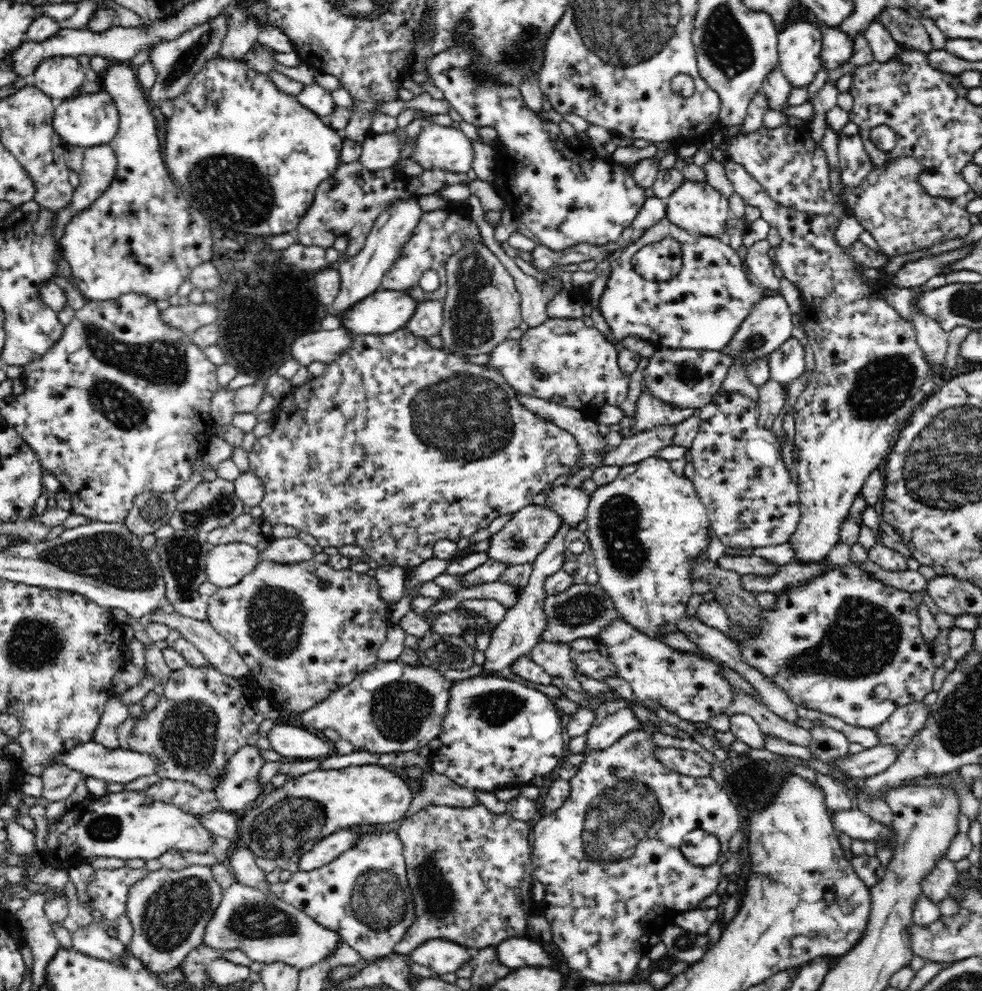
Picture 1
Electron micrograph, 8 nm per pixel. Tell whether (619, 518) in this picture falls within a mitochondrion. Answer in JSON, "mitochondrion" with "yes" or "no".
{"mitochondrion":"yes"}

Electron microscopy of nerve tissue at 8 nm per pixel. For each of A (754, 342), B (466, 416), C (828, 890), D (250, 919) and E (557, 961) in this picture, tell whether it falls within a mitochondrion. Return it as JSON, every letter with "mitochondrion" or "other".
{"A":"mitochondrion","B":"mitochondrion","C":"other","D":"mitochondrion","E":"other"}

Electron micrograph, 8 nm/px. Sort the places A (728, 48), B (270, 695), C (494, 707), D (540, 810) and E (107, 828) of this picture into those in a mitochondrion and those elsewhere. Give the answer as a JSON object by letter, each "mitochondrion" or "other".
{"A":"mitochondrion","B":"other","C":"mitochondrion","D":"other","E":"mitochondrion"}

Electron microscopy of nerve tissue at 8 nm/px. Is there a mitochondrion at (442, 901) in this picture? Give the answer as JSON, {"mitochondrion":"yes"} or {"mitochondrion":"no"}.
{"mitochondrion":"yes"}

